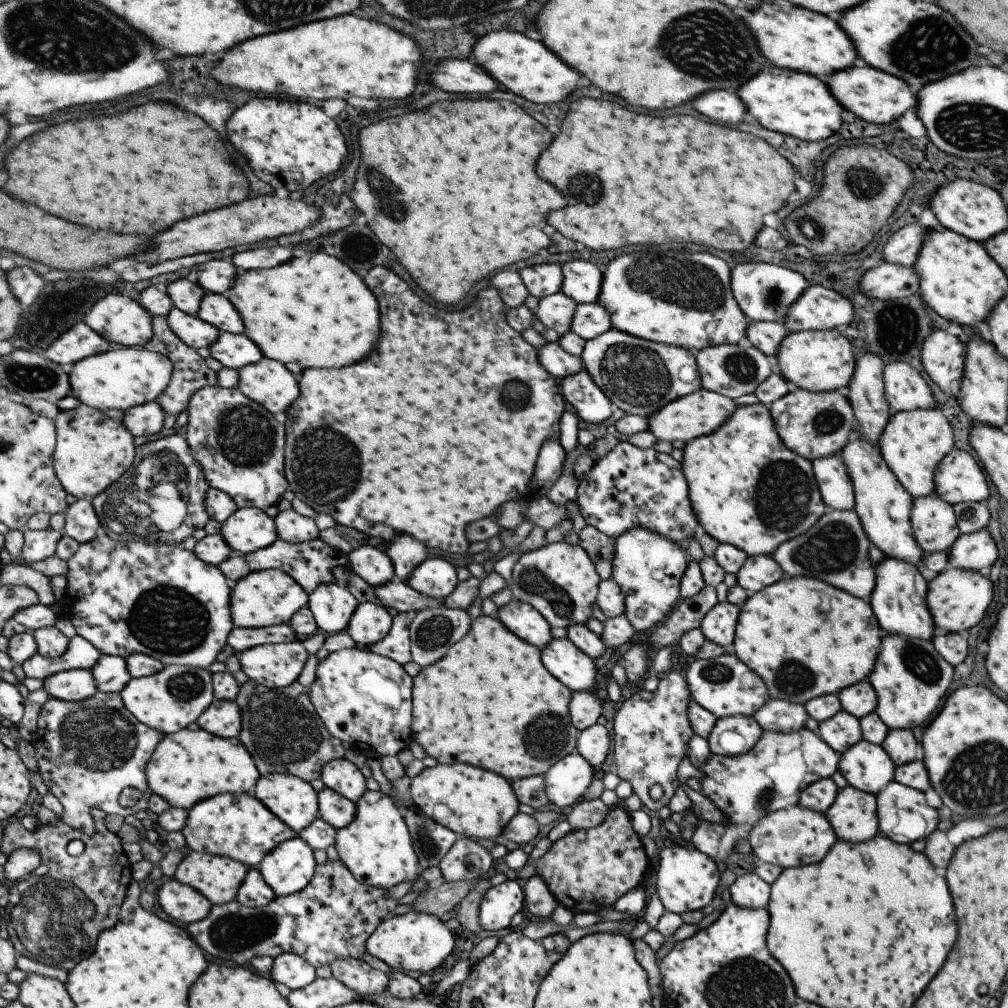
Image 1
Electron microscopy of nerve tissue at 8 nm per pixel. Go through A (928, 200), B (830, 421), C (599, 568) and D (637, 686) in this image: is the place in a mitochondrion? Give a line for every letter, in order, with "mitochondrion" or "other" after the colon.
A: other
B: mitochondrion
C: other
D: other

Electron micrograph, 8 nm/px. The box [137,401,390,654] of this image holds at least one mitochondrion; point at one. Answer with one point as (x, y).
(326, 467)

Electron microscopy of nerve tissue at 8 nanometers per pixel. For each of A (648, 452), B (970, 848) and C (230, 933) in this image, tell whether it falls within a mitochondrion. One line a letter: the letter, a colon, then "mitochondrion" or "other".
A: other
B: other
C: mitochondrion

